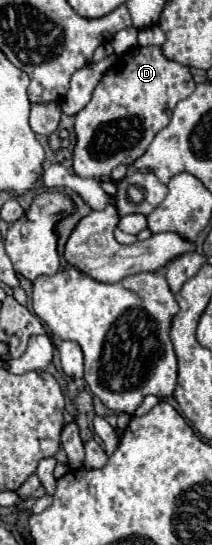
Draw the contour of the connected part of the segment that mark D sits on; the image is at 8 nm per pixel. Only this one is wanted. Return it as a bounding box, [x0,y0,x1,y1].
[72,46,196,178]

